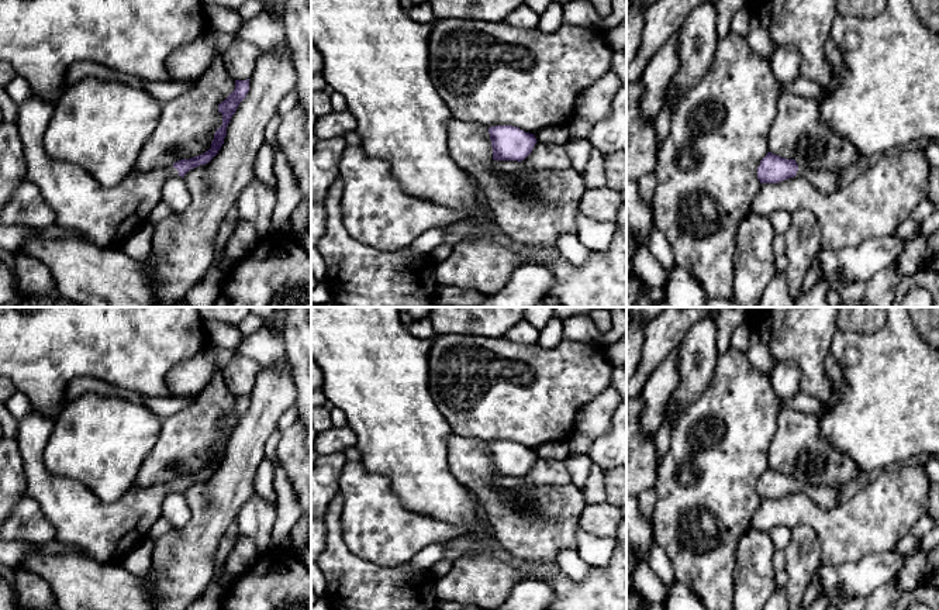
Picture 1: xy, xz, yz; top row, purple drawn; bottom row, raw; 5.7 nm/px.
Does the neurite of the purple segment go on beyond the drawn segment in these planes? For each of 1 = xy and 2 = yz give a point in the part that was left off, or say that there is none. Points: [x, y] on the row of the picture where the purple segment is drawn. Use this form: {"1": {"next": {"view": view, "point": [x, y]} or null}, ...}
{"1": {"next": {"view": "xy", "point": [104, 217]}}, "2": {"next": {"view": "yz", "point": [827, 182]}}}

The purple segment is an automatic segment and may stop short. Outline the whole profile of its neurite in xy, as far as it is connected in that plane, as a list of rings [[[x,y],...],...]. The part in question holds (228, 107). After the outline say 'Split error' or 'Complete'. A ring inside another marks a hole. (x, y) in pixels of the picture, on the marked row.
[[[235,80],[234,92],[218,104],[222,125],[215,131],[208,151],[172,166],[132,170],[113,187],[101,186],[80,166],[52,159],[46,154],[44,135],[55,104],[32,96],[18,104],[15,123],[24,145],[27,179],[37,185],[45,203],[53,210],[53,224],[79,231],[82,241],[97,248],[121,248],[162,201],[162,187],[168,178],[184,178],[190,169],[208,163],[218,154],[228,124],[249,92],[249,80]]]. Split error

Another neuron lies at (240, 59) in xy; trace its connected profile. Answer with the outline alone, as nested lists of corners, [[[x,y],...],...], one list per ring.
[[[238,37],[222,54],[222,61],[234,80],[246,80],[252,77],[259,55],[255,44]]]

